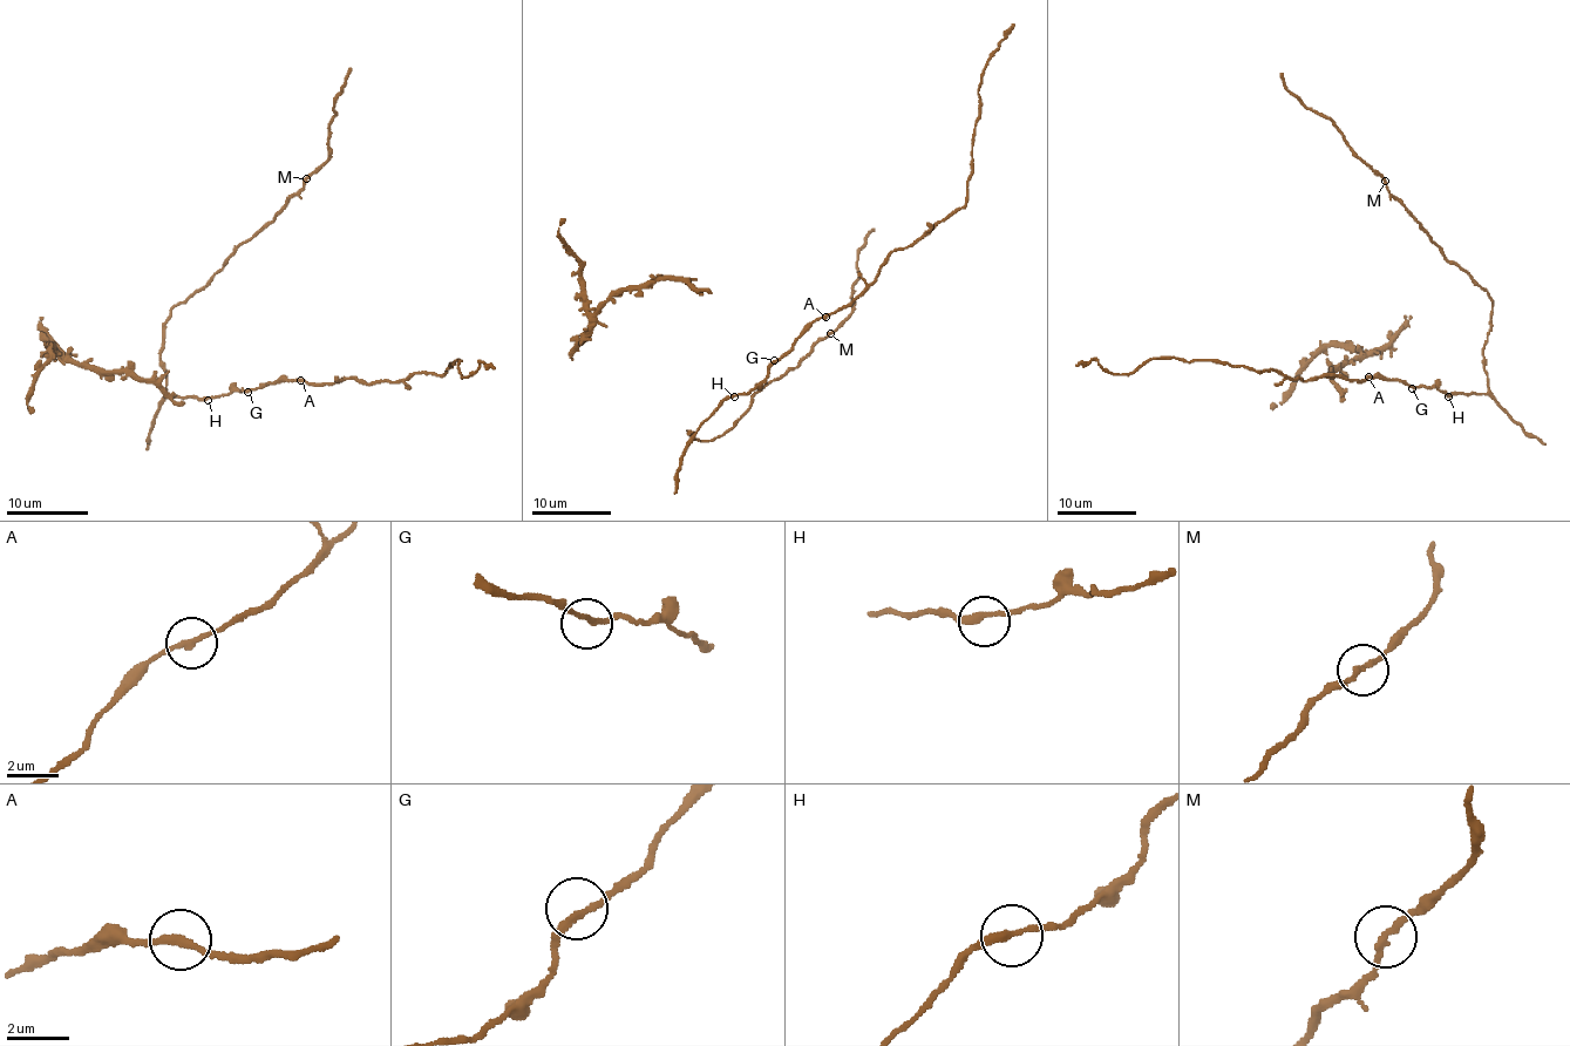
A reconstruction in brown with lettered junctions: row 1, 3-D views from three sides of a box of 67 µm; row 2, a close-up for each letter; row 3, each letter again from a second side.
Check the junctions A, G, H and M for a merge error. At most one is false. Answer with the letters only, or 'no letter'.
no letter

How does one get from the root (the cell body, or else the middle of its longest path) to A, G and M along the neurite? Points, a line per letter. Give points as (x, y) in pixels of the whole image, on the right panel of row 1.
A: (1449, 394), (1435, 388), (1409, 386), (1400, 380), (1367, 377)
G: (1449, 394), (1426, 386), (1412, 388)
M: (1449, 394), (1488, 392), (1483, 346), (1492, 300), (1443, 256), (1386, 189), (1386, 181)

